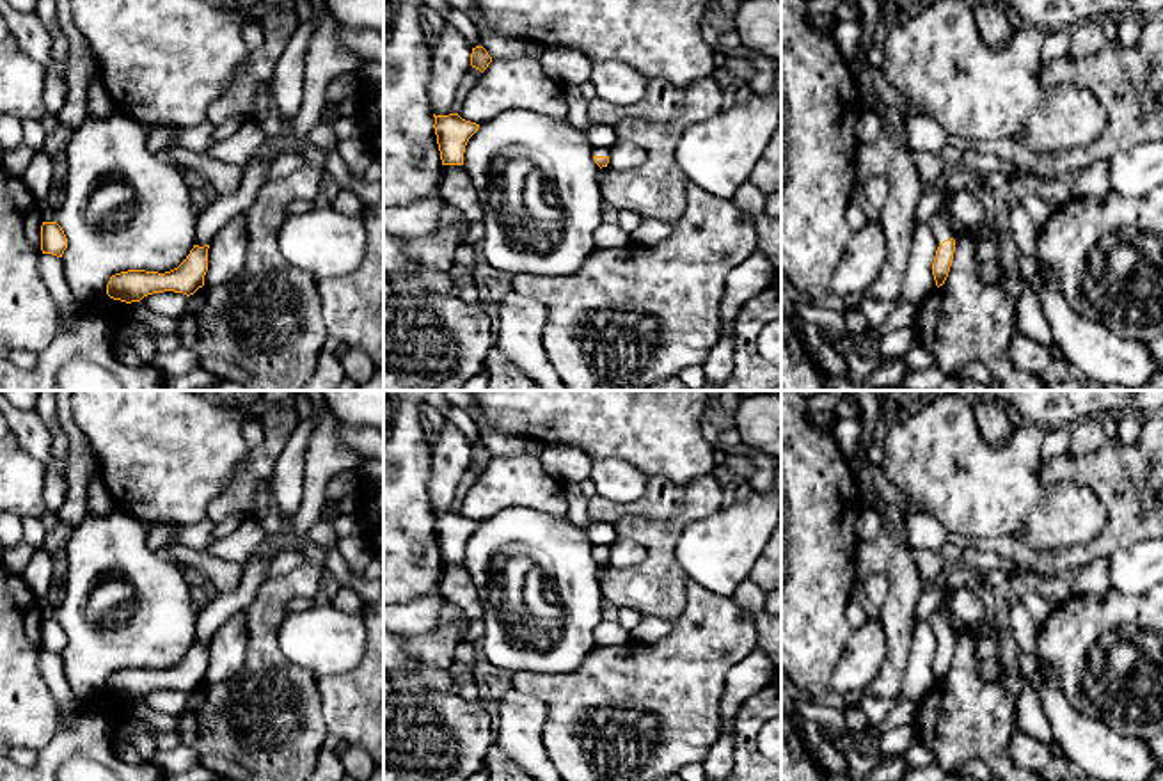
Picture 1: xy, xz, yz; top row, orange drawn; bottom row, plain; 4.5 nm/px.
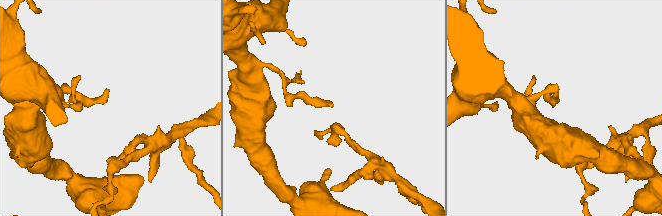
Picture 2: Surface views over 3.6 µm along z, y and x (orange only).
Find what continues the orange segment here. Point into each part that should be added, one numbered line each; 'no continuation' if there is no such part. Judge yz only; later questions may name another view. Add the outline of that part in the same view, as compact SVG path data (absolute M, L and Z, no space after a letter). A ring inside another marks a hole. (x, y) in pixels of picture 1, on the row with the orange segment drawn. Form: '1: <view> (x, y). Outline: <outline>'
1: yz (938, 222). Outline: M938 213L934 215L930 220L929 220L929 225L934 233L934 238L936 238L936 245L939 247L945 240L950 240L953 238L952 233L950 233L950 227L948 227L948 222L946 218L943 217L943 213Z

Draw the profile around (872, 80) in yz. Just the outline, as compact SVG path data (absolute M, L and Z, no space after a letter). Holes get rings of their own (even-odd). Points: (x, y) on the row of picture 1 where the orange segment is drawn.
M866 66L859 76L859 85L863 91L875 94L884 103L906 114L907 103L902 99L900 92L888 82L881 67Z

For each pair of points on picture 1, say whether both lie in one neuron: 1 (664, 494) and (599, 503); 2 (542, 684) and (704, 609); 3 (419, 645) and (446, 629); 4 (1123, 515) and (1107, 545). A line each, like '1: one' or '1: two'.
1: one
2: one
3: one
4: one

